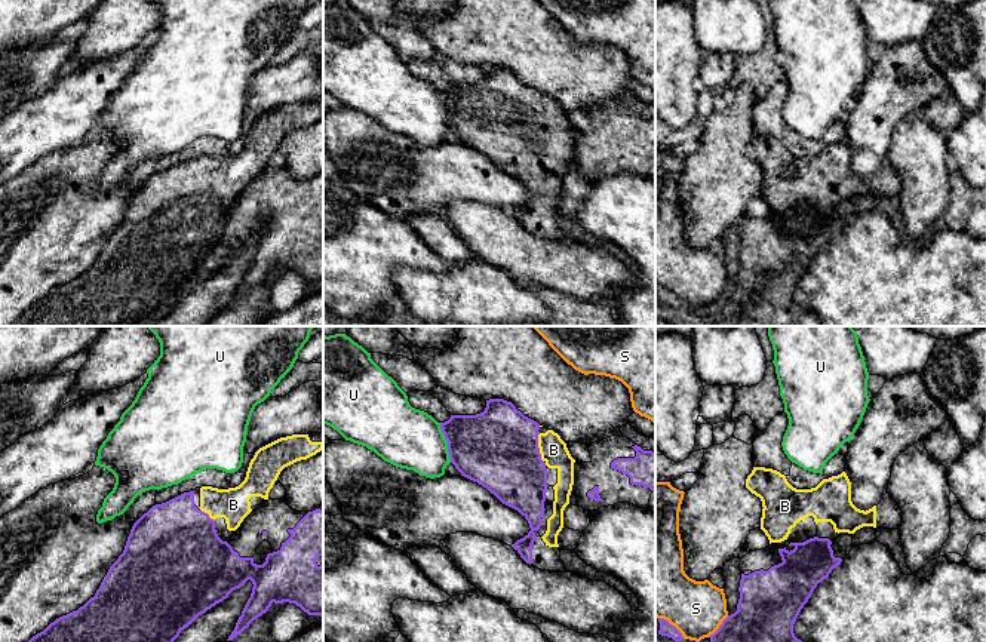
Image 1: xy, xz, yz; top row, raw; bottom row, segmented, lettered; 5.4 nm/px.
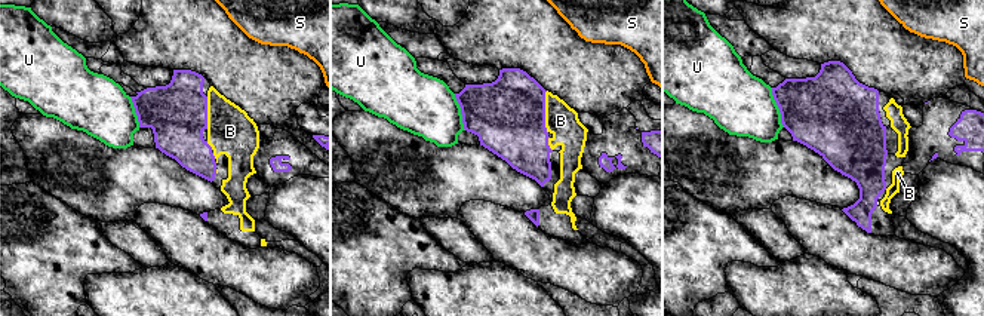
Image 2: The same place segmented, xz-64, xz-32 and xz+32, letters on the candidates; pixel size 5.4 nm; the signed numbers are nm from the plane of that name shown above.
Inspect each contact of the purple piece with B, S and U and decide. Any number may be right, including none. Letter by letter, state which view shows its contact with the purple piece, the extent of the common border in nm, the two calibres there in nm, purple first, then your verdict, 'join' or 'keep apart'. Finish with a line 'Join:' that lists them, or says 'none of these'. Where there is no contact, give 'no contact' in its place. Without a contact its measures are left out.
B: xz | 180 nm | 440/150 nm | join
S: yz | 170 nm | 360/300 nm | keep apart
U: xz | 220 nm | 400/320 nm | keep apart
Join: B

